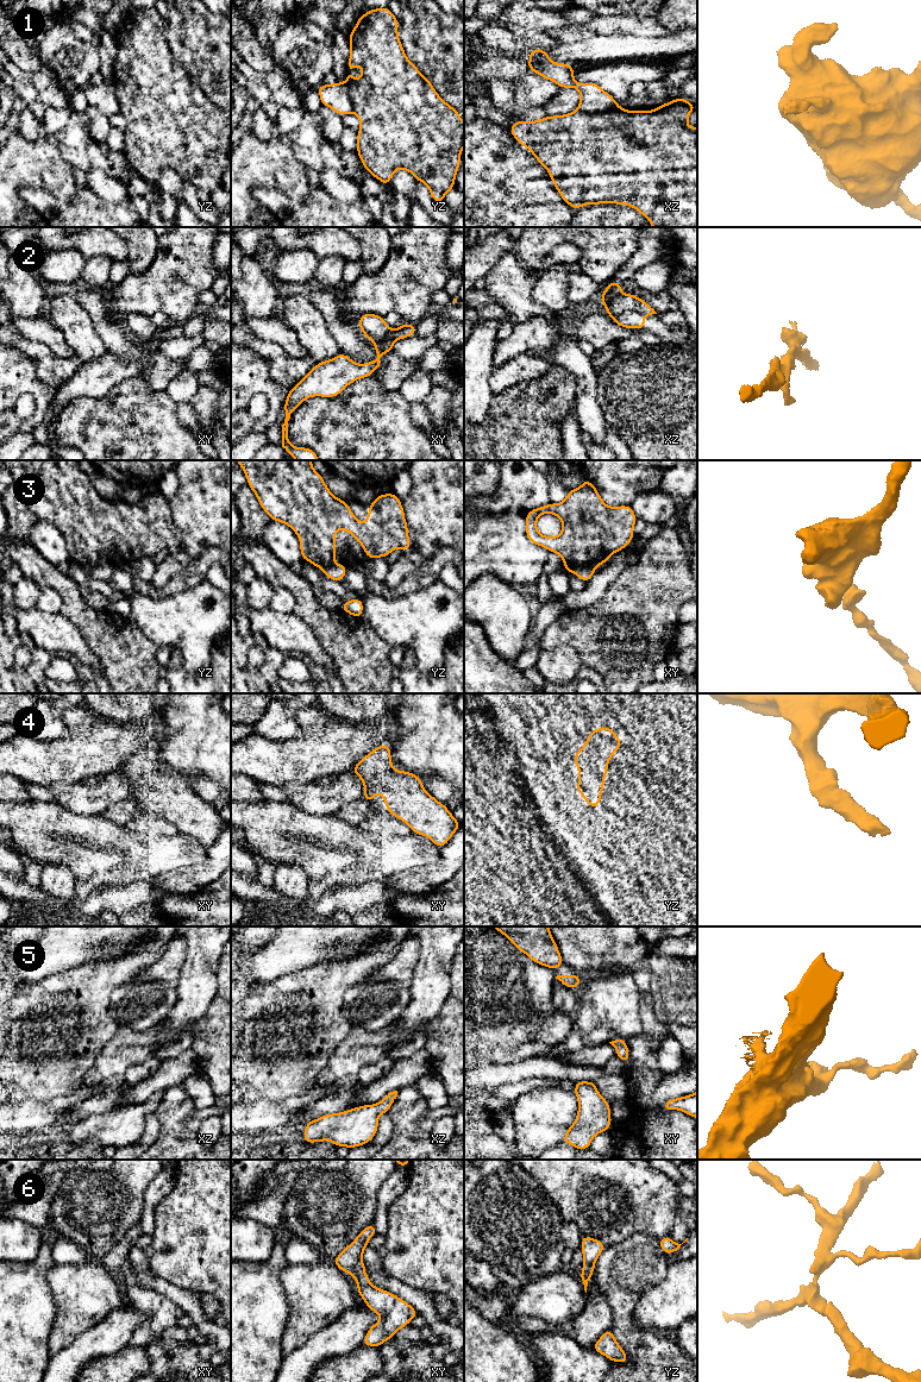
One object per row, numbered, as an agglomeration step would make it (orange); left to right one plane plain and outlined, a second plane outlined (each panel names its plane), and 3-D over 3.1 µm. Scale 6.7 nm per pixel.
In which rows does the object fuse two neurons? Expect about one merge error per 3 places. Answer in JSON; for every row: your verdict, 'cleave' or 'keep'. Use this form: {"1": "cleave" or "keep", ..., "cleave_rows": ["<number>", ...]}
{"1": "cleave", "2": "cleave", "3": "cleave", "4": "keep", "5": "keep", "6": "cleave", "cleave_rows": ["1", "2", "3", "6"]}

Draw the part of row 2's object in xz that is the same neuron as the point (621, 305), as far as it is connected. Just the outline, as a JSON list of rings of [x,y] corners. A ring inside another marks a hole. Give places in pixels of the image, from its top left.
[[[620,294],[607,303],[602,303],[609,316],[626,315],[628,313],[639,313],[643,315],[657,314],[654,309],[633,294]]]

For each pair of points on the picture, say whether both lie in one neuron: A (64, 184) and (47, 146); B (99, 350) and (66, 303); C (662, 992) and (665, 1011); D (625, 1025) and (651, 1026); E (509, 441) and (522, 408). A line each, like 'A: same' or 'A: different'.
A: same
B: same
C: same
D: different
E: same

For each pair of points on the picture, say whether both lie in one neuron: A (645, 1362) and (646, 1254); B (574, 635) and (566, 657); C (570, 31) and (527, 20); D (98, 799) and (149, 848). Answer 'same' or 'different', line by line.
A: same
B: different
C: different
D: different

